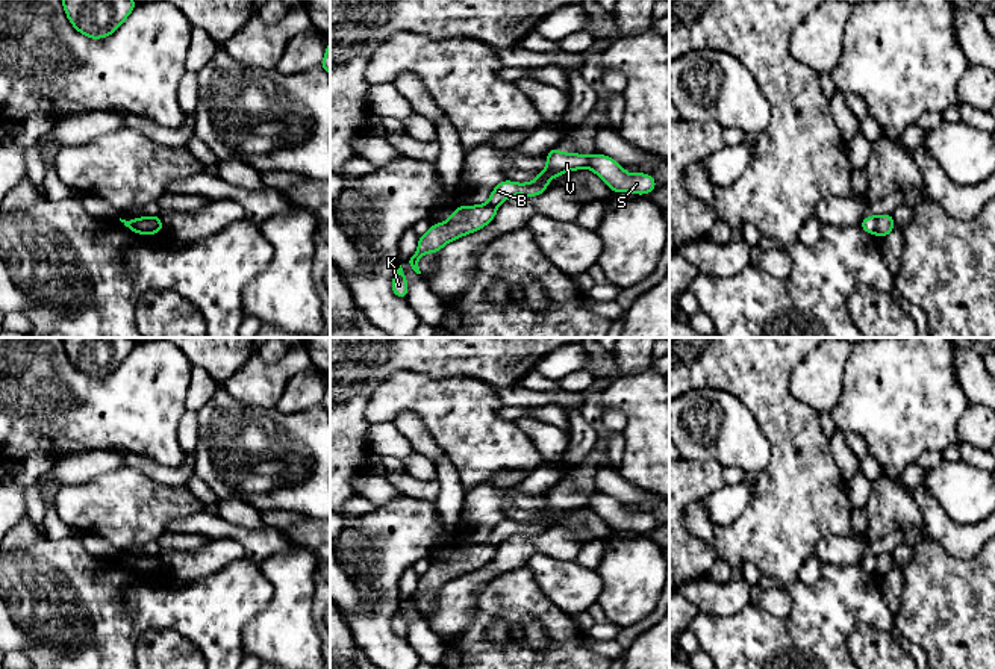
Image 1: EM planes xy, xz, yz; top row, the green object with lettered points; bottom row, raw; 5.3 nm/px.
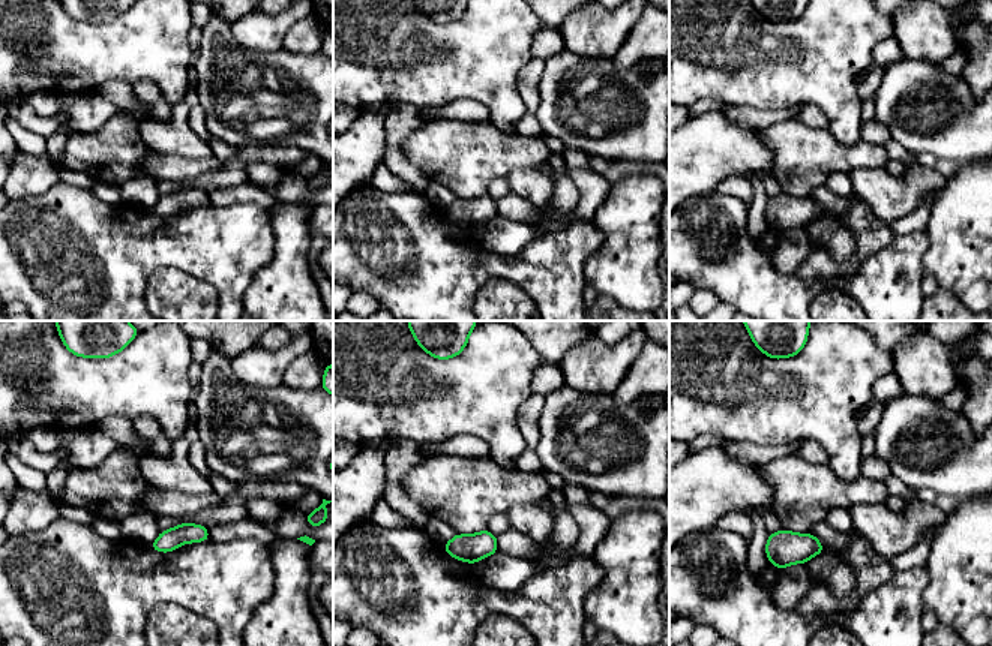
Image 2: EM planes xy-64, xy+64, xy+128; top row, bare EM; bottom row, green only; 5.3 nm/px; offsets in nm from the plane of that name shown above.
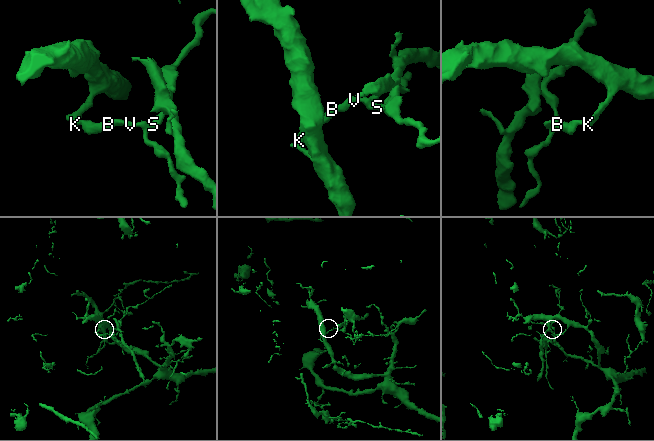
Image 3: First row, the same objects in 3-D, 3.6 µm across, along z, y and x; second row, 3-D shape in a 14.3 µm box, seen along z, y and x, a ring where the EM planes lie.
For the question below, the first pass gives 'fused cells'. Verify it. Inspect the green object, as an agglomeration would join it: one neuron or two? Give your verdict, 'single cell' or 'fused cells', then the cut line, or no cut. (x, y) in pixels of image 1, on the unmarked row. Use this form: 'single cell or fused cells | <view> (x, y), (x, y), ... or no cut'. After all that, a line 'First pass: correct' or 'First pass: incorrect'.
fused cells | yz (877, 556), (874, 571)
First pass: correct

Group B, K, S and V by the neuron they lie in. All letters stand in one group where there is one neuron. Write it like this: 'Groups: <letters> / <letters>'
Groups: B S V / K

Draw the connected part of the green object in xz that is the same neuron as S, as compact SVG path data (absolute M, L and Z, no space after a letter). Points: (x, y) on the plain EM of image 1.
M553 487L547 492L547 506L538 513L538 516L529 522L515 522L510 519L500 521L488 537L488 543L498 546L512 534L541 534L548 527L548 521L562 512L571 512L574 509L589 507L592 509L612 531L633 531L644 534L656 528L656 519L653 515L639 512L625 512L622 504L612 496L594 492L592 495L583 495L579 492L562 492Z

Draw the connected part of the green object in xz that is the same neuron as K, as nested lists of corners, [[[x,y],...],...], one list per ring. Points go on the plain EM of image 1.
[[[400,604],[400,607],[397,608],[392,622],[391,622],[392,631],[398,636],[406,639],[407,636],[407,619],[404,616],[403,607]]]

